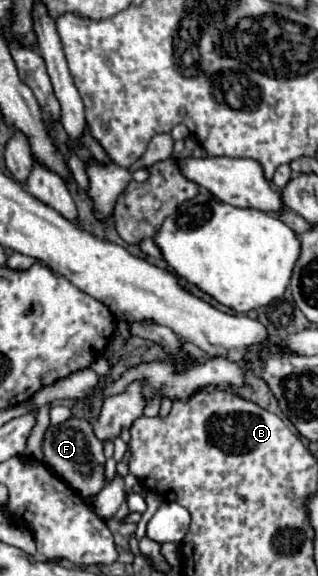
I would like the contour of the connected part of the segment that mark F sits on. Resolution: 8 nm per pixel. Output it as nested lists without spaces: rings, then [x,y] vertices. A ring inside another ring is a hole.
[[[68,419],[58,427],[48,427],[44,435],[44,465],[48,465],[66,485],[70,485],[82,499],[92,499],[96,497],[104,485],[106,485],[106,475],[104,475],[104,445],[96,439],[92,425],[86,419]]]

